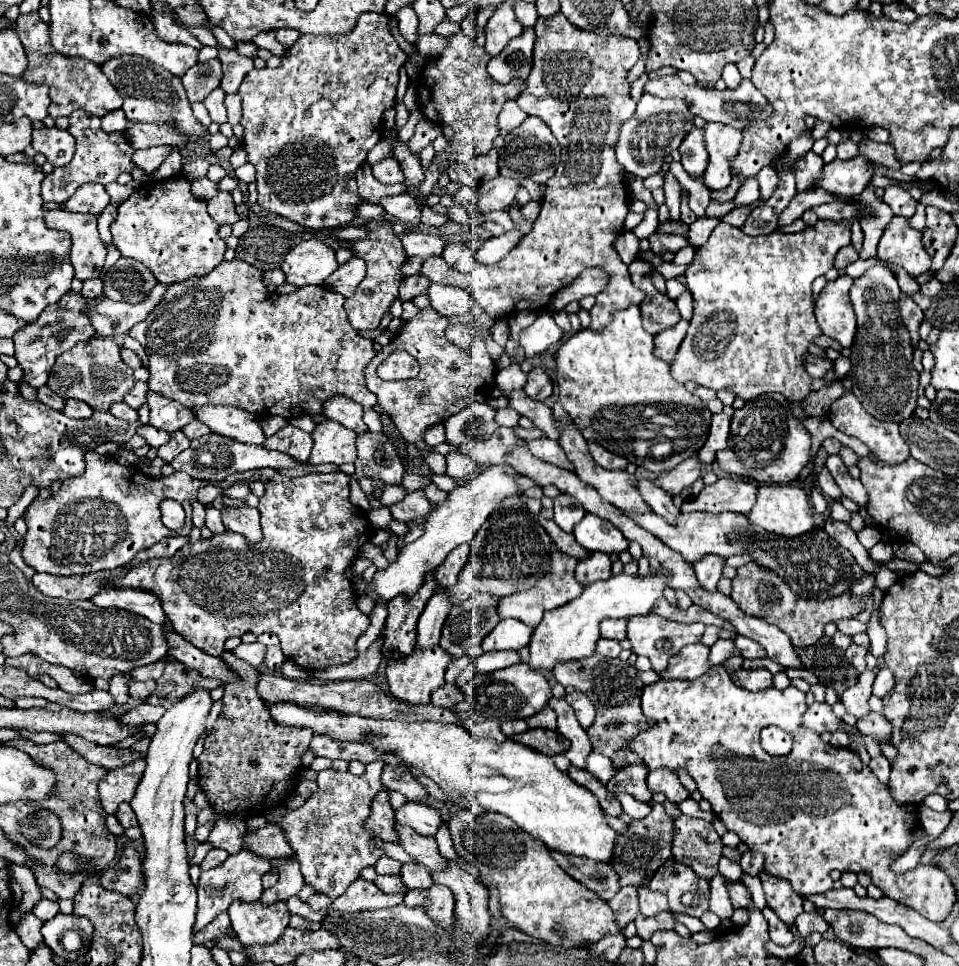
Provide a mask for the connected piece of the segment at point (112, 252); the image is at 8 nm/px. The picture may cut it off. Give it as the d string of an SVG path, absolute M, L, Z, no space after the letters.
M114 244L108 245L107 251L105 264L99 276L101 280L104 280L104 275L106 275L106 271L108 271L109 267L114 265L114 263L116 263L116 261L121 257L120 252L117 250Z

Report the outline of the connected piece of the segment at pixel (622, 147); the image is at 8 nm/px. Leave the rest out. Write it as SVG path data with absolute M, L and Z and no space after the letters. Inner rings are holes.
M644 93L642 99L638 101L634 117L630 117L626 125L622 125L622 135L618 137L618 145L616 145L618 163L624 169L628 169L632 175L642 179L658 173L660 167L664 165L664 159L680 147L682 139L694 127L692 119L694 115L690 113L688 105L682 99L660 99L656 95ZM634 119L638 121L636 127L634 127Z

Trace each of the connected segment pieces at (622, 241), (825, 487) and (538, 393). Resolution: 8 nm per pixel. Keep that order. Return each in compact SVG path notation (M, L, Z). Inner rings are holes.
M622 231L614 243L620 259L624 265L630 265L634 259L636 259L636 253L640 251L640 245L638 245L638 237L630 231Z
M824 466L820 473L817 475L817 483L823 494L826 494L833 501L838 501L842 496L842 492L830 475L826 466Z
M532 369L524 391L534 401L546 401L552 395L552 383L548 379L548 373L544 369Z

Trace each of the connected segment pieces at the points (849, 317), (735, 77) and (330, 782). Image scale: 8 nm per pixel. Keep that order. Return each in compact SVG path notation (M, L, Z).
M840 275L828 283L816 303L816 321L824 335L836 339L842 347L850 347L856 333L856 317L850 305L852 277Z
M728 63L728 65L724 67L722 79L726 81L726 85L728 85L730 89L736 89L736 87L740 85L740 81L742 81L742 77L740 77L740 73L738 73L738 69L736 69L734 63Z
M374 761L366 765L366 773L362 777L348 771L320 771L316 777L316 793L312 793L302 807L288 809L280 821L274 821L274 825L286 833L290 847L296 851L306 885L314 887L316 893L328 897L342 895L346 887L360 877L364 867L374 865L384 855L384 851L374 843L374 833L364 825L370 815L374 795L384 787L380 781L382 767L384 765L380 761Z

